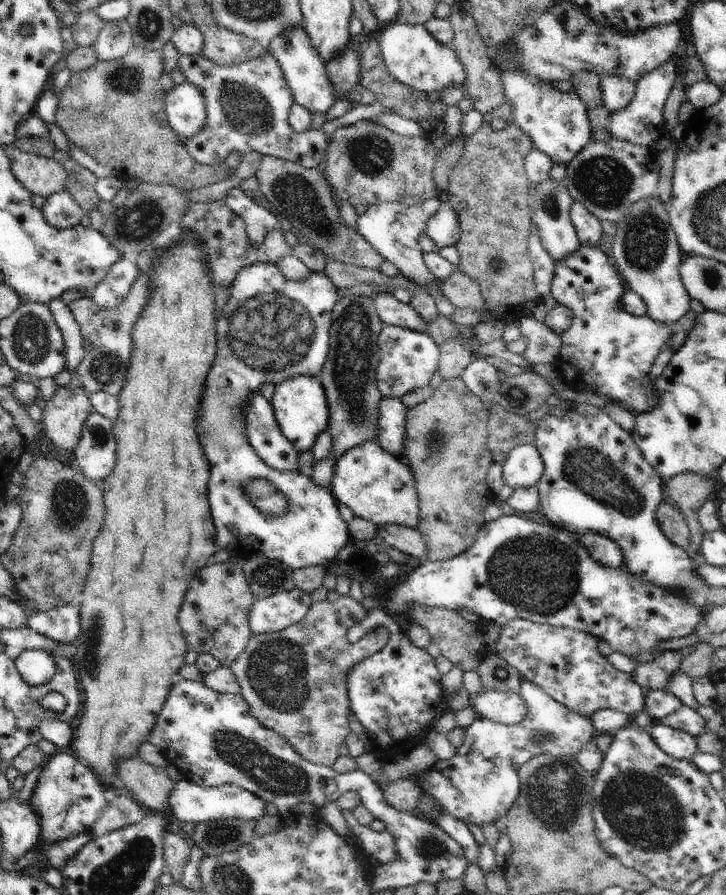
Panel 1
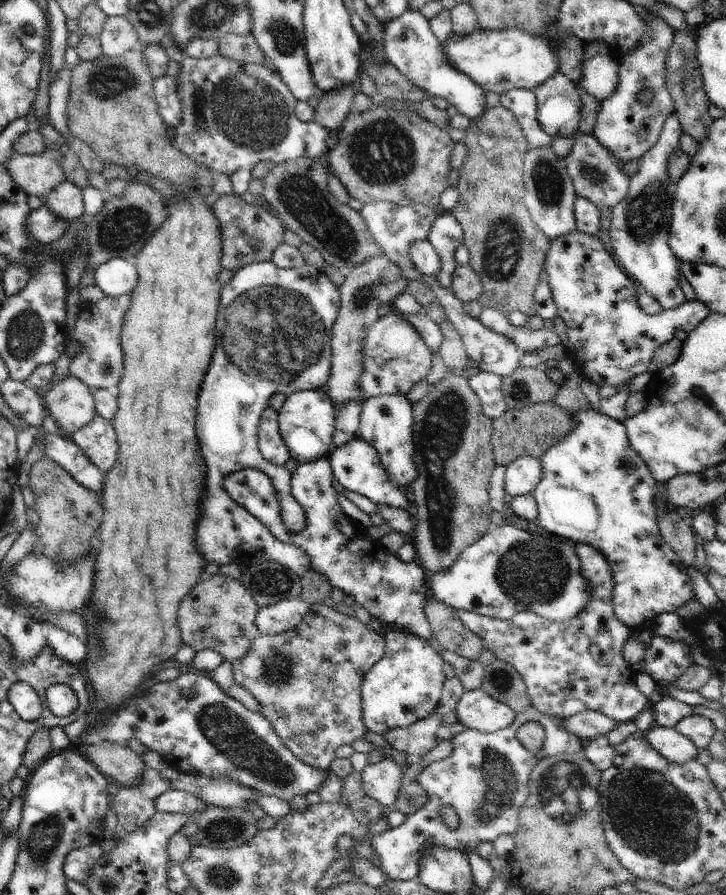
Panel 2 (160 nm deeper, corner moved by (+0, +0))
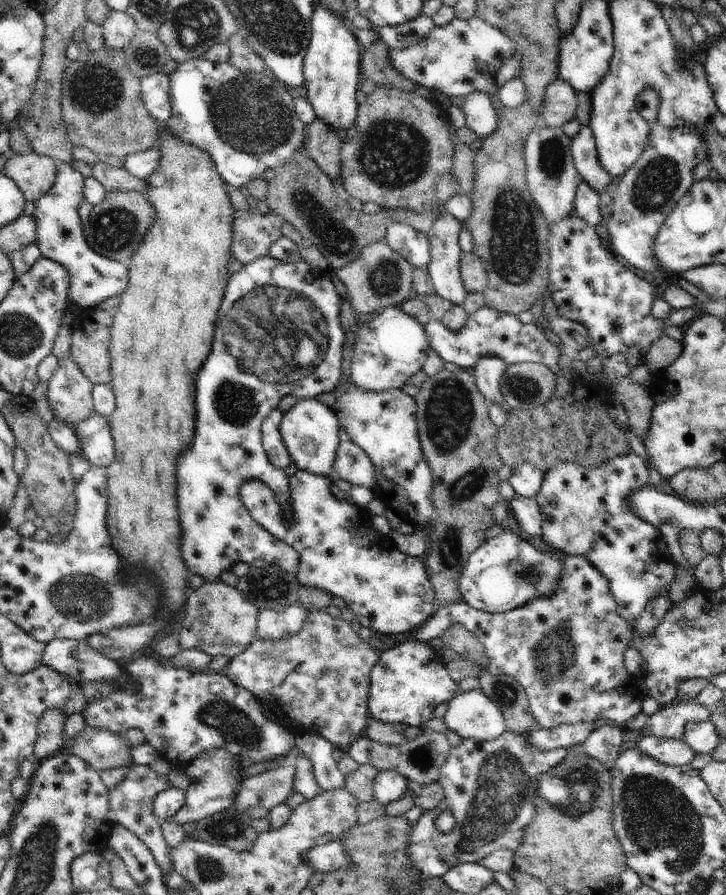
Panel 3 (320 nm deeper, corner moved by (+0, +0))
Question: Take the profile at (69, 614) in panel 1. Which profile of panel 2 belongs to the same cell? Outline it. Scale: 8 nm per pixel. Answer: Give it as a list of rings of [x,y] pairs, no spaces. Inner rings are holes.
[[[49,626],[46,637],[47,645],[60,660],[78,668],[86,660],[88,650],[84,646],[84,641],[75,634],[70,634],[56,626]]]

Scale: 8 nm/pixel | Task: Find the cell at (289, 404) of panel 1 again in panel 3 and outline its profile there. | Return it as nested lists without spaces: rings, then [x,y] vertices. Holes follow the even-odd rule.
[[[303,398],[289,411],[283,413],[279,431],[288,454],[298,469],[334,480],[333,466],[343,436],[332,408],[314,398]]]

